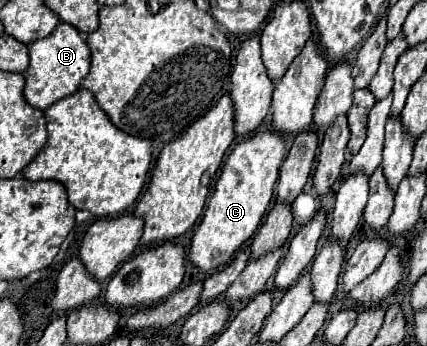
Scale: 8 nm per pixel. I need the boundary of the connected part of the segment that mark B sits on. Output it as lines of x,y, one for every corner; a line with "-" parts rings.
59,22
57,28
53,30
53,34
37,40
35,44
29,44
29,66
23,72
25,100
35,108
45,110
53,102
77,92
81,88
83,78
89,72
89,62
91,62
91,50
89,50
85,38
73,26

